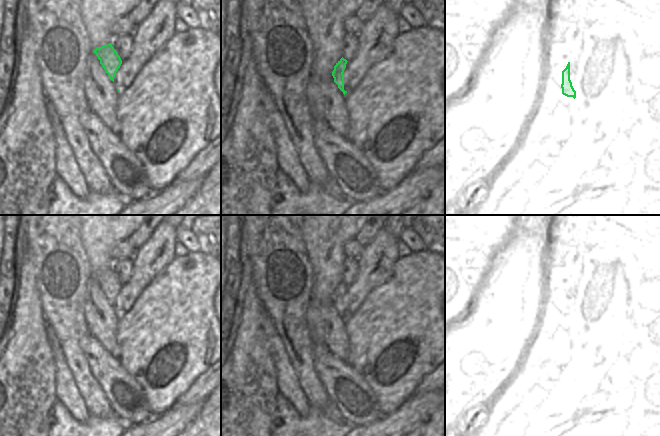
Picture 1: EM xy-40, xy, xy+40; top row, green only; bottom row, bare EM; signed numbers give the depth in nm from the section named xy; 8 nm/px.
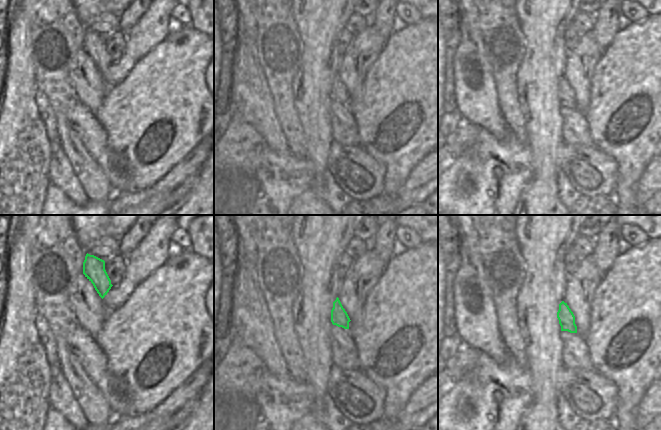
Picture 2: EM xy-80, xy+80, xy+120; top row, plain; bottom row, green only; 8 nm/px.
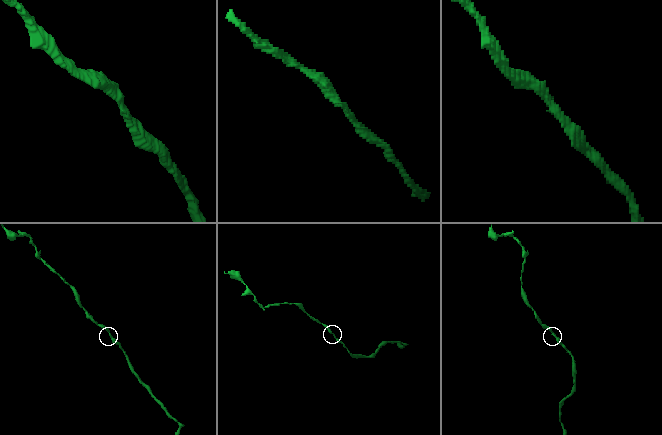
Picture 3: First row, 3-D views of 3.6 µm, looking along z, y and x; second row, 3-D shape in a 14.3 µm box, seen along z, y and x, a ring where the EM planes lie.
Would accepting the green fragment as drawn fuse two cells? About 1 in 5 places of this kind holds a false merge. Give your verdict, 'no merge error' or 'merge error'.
no merge error

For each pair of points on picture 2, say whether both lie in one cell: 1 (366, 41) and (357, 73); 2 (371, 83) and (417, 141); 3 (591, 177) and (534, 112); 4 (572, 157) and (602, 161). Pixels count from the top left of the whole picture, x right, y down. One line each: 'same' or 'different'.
1: same
2: same
3: different
4: same

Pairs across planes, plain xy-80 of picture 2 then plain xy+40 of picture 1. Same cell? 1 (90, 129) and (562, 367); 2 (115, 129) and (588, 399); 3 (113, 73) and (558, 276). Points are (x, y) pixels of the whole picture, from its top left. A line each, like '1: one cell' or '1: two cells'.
1: one cell
2: two cells
3: two cells

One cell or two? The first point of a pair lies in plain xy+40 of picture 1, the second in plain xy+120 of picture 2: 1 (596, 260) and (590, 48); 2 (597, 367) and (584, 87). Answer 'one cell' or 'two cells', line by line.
1: one cell
2: two cells

